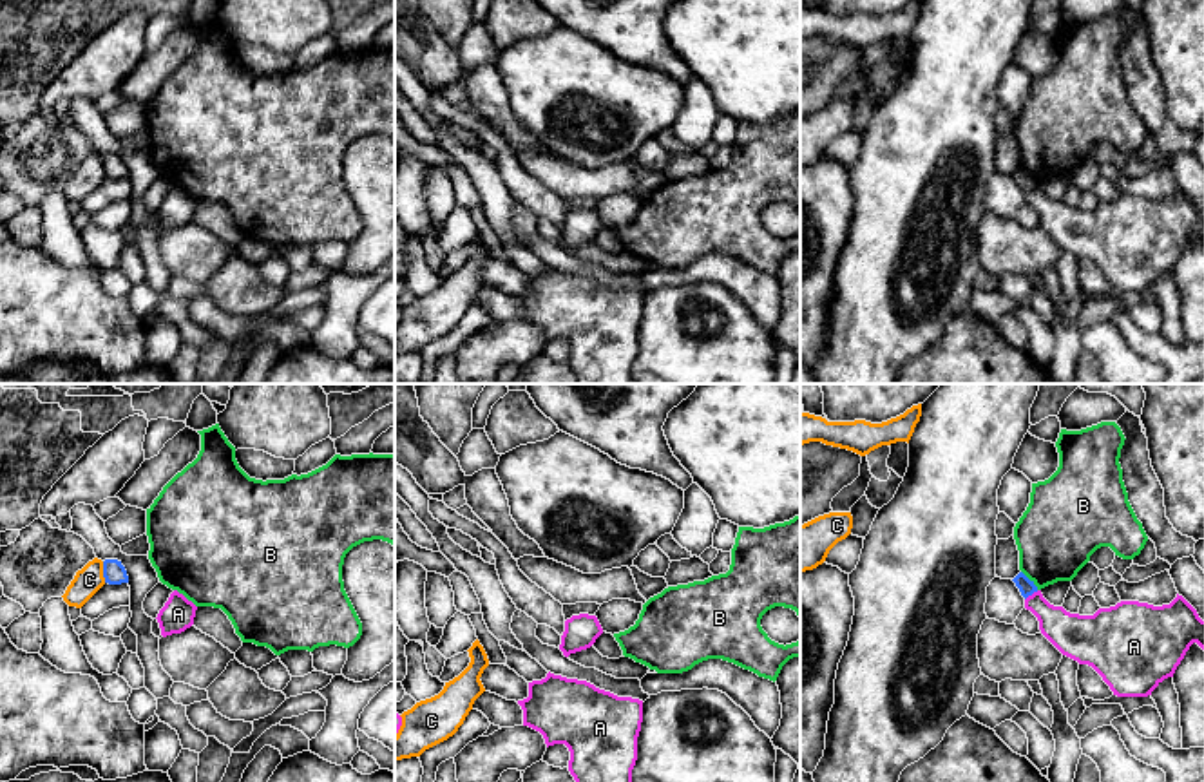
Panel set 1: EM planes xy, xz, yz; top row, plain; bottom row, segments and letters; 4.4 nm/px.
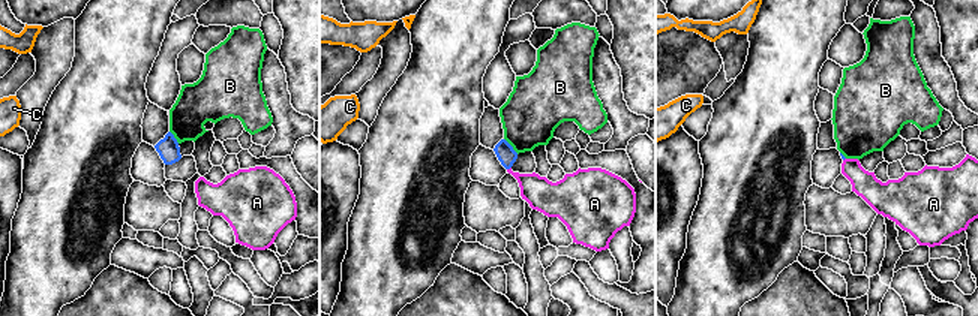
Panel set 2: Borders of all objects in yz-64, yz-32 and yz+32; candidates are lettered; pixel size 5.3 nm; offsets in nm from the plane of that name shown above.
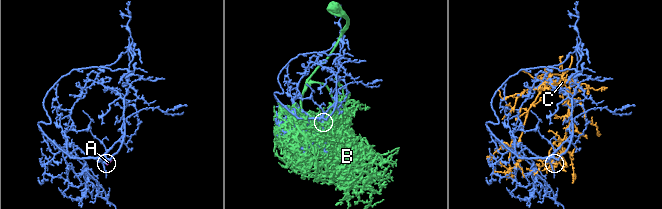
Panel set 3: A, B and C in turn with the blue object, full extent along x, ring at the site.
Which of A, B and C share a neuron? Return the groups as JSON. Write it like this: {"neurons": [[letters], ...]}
{"neurons": [["A"], ["B"], ["C"]]}

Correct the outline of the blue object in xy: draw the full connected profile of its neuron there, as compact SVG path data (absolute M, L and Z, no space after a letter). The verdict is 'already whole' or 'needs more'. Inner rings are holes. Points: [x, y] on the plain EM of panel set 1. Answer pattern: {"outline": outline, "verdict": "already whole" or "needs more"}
{"outline": "M118 154L103 156L103 172L105 172L105 177L109 177L109 179L129 177L127 165L121 159L121 156L118 156Z", "verdict": "already whole"}

